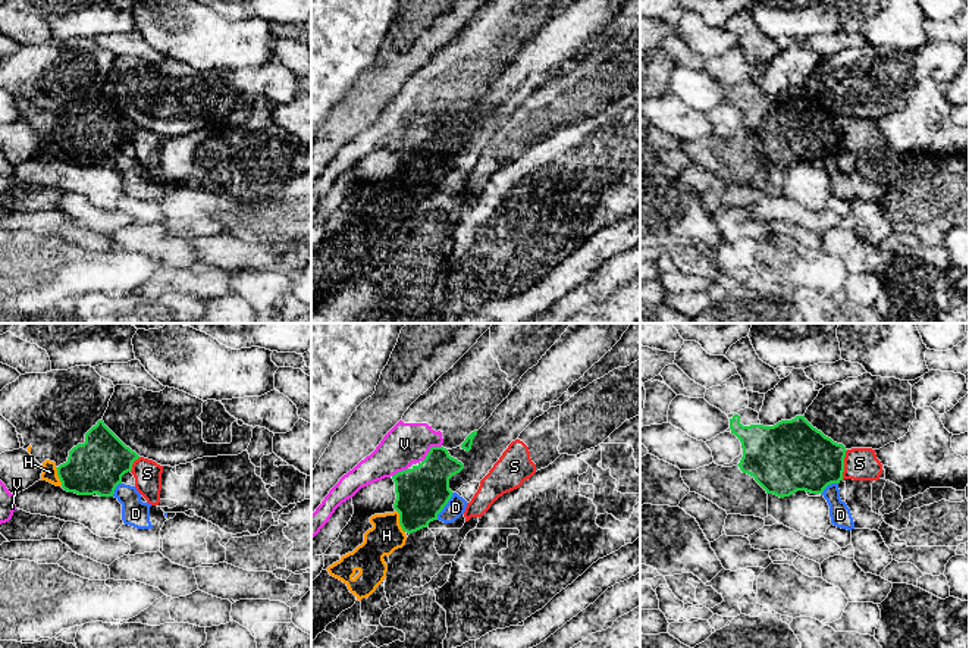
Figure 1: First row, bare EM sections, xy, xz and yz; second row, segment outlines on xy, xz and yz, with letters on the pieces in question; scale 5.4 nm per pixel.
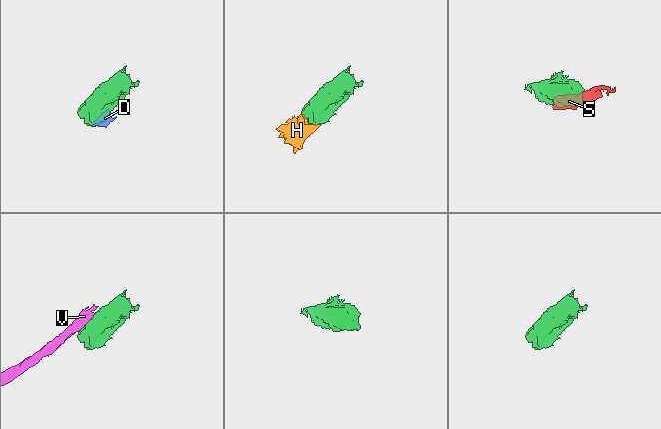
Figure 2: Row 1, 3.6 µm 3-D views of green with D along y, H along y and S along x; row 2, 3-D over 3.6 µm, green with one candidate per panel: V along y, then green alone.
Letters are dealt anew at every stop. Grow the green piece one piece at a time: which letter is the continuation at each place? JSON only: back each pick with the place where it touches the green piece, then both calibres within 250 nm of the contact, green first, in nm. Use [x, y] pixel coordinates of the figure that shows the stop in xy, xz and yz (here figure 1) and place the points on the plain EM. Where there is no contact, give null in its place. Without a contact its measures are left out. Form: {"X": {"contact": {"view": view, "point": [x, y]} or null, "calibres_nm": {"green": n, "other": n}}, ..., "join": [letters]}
{"H": {"contact": {"view": "xz", "point": [400, 193]}, "calibres_nm": {"green": 280, "other": 190}}, "join": ["H"]}

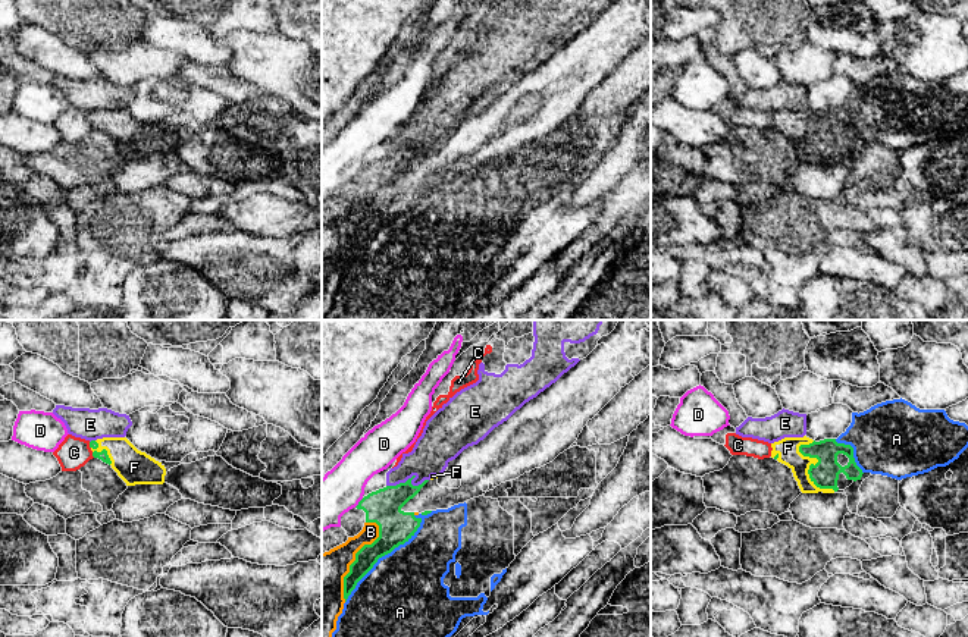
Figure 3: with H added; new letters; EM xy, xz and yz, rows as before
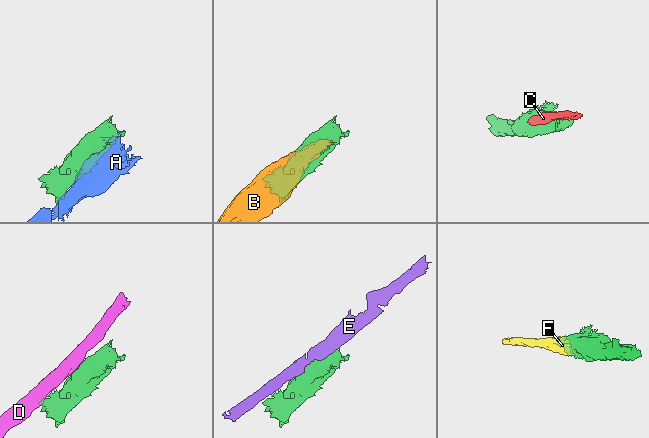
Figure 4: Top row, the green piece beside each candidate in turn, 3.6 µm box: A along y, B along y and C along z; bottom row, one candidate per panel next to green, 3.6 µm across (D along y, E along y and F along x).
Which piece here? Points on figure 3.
{"F": {"contact": {"view": "yz", "point": [810, 140]}, "calibres_nm": {"green": 150, "other": 120}}, "join": ["F"]}

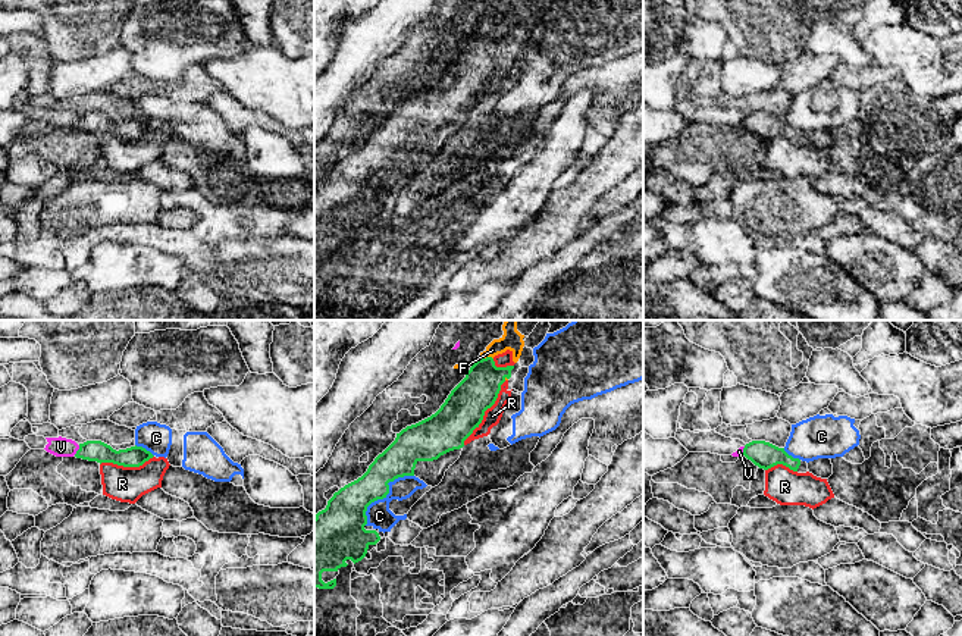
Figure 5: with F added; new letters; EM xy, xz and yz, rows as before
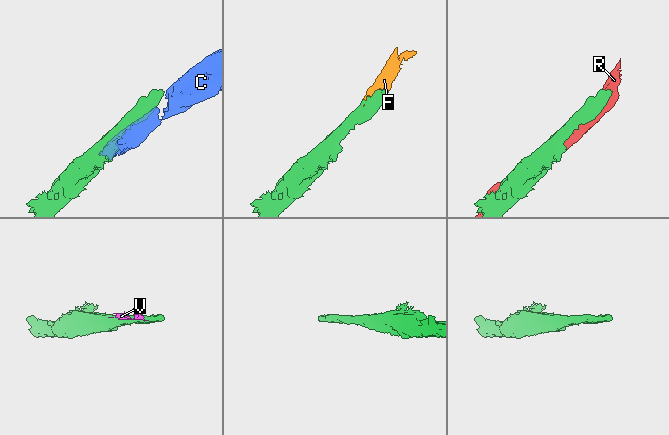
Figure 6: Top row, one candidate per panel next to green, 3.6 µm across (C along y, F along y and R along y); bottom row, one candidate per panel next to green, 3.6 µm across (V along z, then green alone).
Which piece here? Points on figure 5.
{"F": {"contact": {"view": "xz", "point": [486, 28]}, "calibres_nm": {"green": 220, "other": 120}}, "join": ["F"]}

